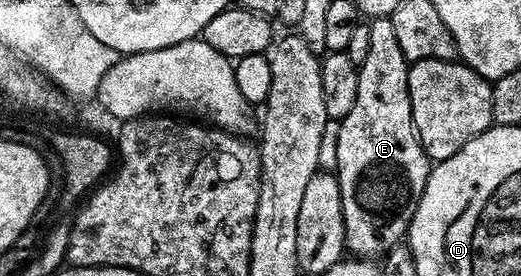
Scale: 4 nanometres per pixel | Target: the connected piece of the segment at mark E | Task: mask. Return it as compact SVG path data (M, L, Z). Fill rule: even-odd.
M389 17L375 18L369 23L369 27L368 57L358 68L356 104L352 104L352 112L348 112L348 116L339 121L339 138L336 140L336 177L340 184L346 250L363 260L374 260L385 255L386 251L399 245L407 237L410 218L418 206L432 169L432 160L423 152L418 133L414 131L408 96L410 66L404 52L400 52L396 28L392 28Z

